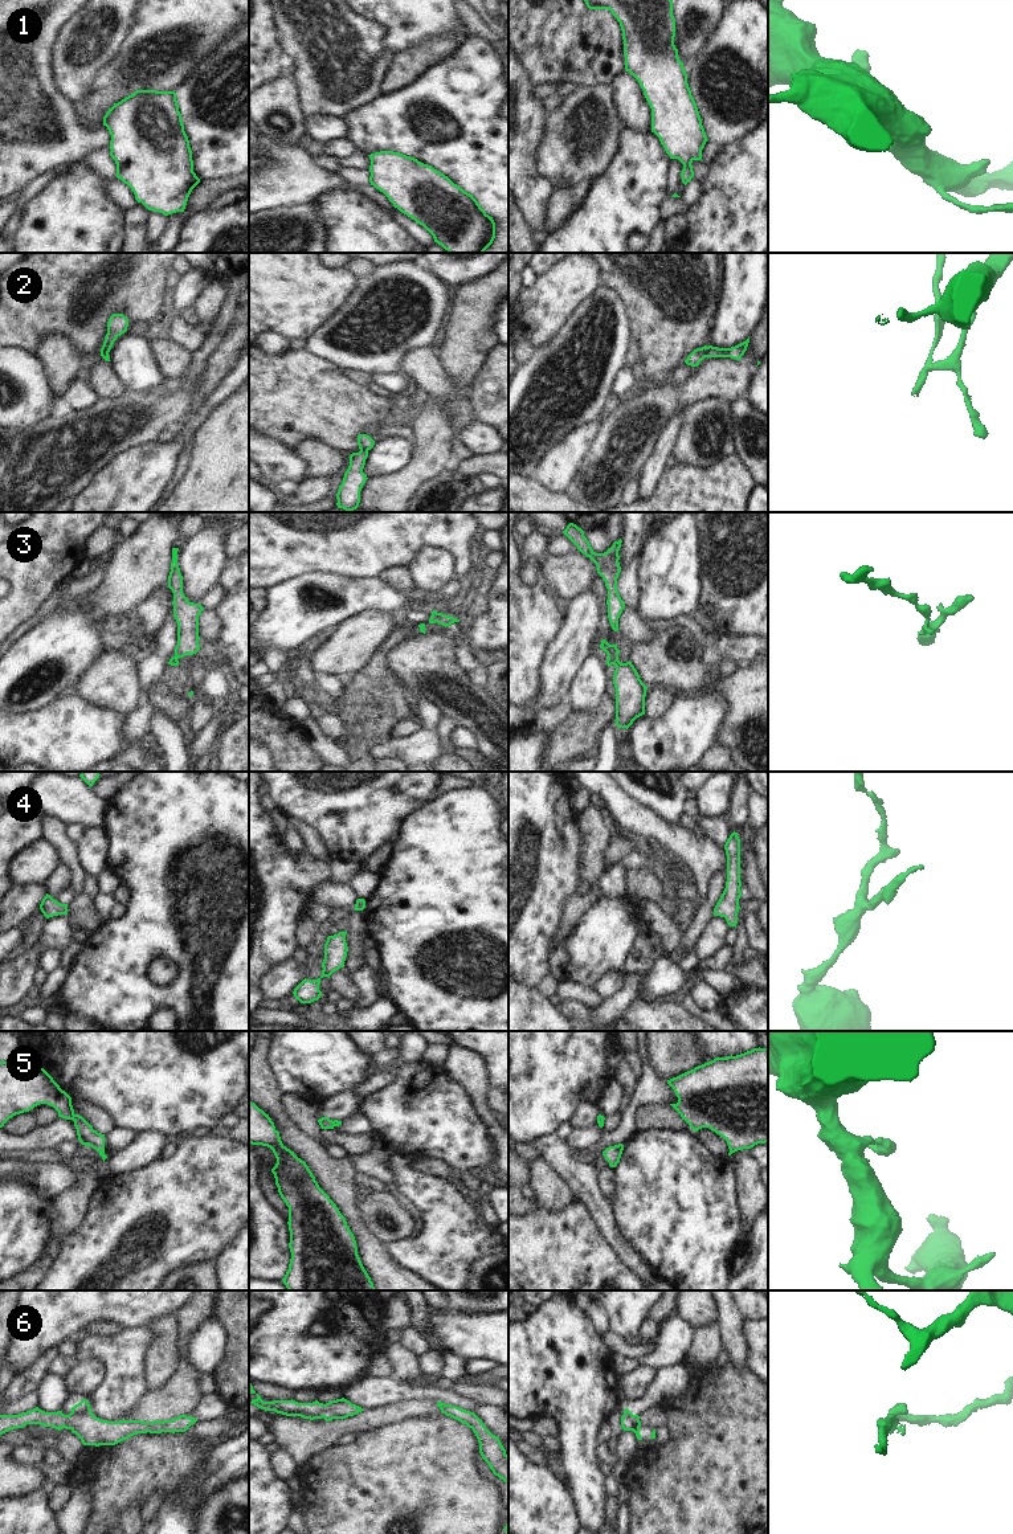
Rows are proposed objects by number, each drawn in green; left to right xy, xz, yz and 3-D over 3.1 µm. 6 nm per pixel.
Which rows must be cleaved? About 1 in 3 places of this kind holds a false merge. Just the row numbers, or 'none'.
2.

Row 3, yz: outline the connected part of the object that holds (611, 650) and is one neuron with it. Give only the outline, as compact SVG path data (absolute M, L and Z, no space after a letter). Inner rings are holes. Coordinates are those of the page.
M601 641L600 649L606 655L608 667L614 664L613 684L616 688L616 725L618 728L629 728L633 721L645 715L645 696L648 687L640 679L640 675L632 662L621 663L618 660L620 650L616 645Z

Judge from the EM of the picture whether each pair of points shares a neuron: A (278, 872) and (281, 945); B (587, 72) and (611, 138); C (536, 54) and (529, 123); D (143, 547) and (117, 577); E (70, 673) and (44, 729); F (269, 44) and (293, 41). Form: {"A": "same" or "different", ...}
{"A": "same", "B": "different", "C": "different", "D": "same", "E": "different", "F": "different"}

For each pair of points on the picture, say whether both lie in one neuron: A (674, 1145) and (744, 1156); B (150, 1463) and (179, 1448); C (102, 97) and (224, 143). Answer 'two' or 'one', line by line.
A: two
B: one
C: two

